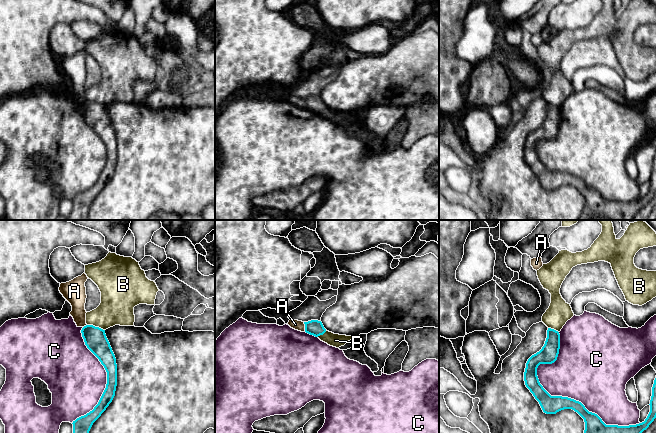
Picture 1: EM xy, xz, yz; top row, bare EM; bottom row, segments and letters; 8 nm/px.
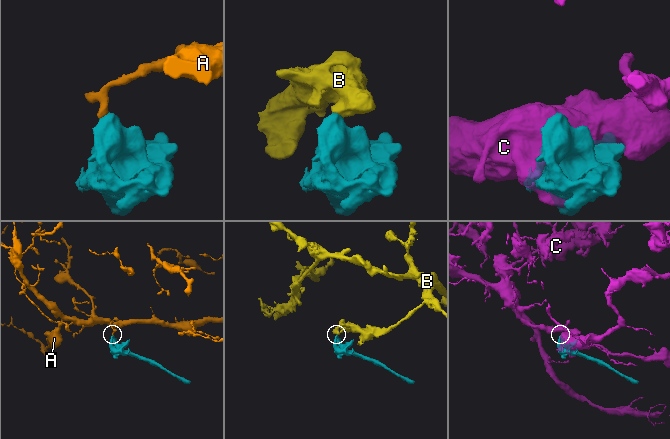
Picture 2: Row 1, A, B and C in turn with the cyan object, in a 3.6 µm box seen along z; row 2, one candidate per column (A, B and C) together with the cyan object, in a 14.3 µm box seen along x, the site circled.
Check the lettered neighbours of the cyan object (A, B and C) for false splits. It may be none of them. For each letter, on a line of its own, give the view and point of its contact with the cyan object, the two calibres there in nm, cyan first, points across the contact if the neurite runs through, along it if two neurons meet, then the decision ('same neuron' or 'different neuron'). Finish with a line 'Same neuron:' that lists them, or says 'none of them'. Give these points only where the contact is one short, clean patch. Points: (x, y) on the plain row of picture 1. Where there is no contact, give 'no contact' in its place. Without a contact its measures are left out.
A: contact xz (305, 103); calibres 130 and 80 nm; border xz (303, 98), (305, 107); different neuron
B: contact xy (96, 103); calibres 180 and 280 nm; border xy (87, 100), (98, 102), (104, 106); different neuron
C: contact yz (558, 172); calibres 140 and 420 nm; different neuron
Same neuron: none of them

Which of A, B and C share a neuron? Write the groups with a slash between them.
A / B / C

